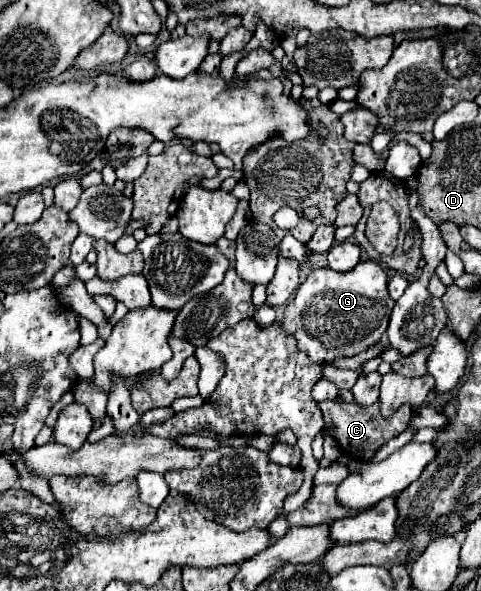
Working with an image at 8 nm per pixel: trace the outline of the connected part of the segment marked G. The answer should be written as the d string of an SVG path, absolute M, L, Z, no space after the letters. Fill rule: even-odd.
M374 260L360 262L350 272L314 270L288 302L278 322L286 336L296 338L298 350L304 350L312 362L324 364L336 358L356 356L376 346L388 328L394 300L386 292L386 282L386 272Z

